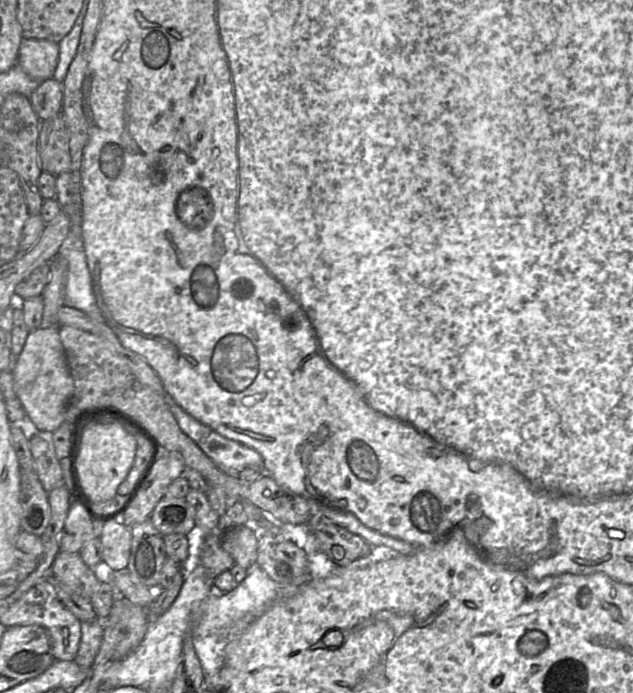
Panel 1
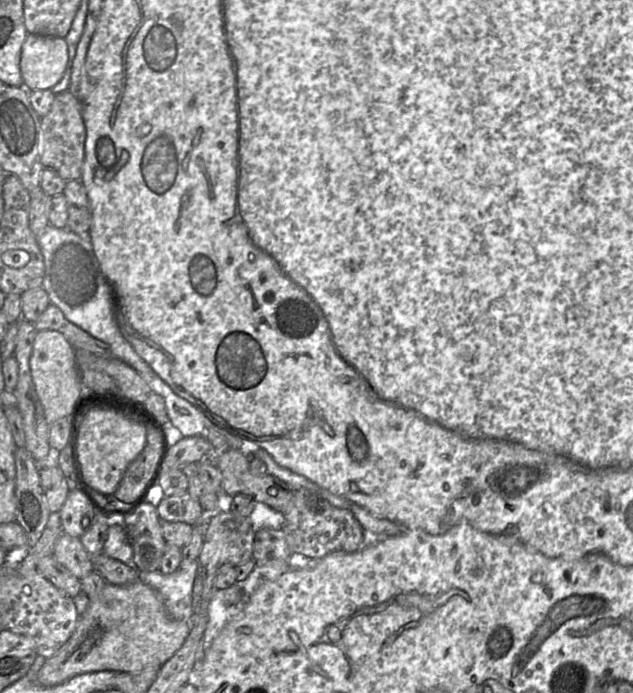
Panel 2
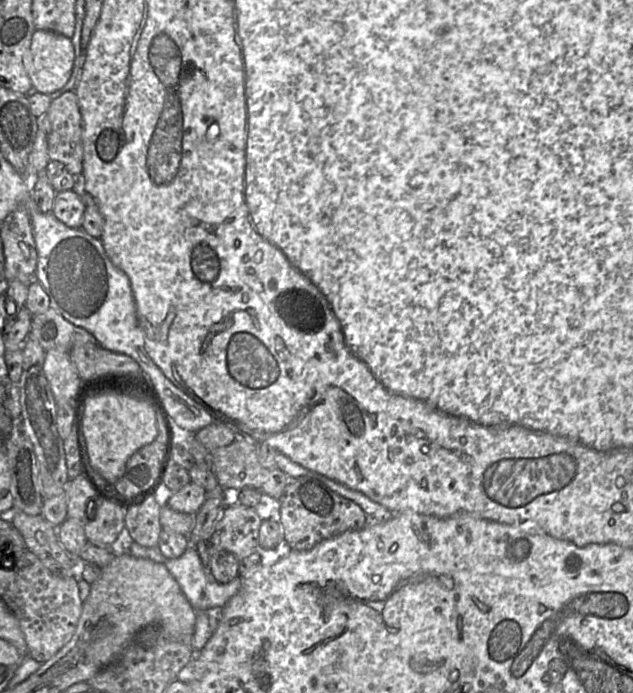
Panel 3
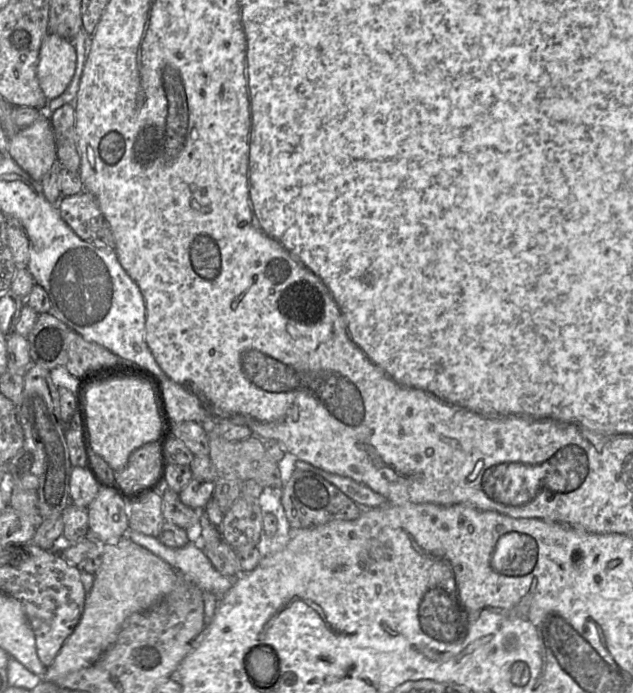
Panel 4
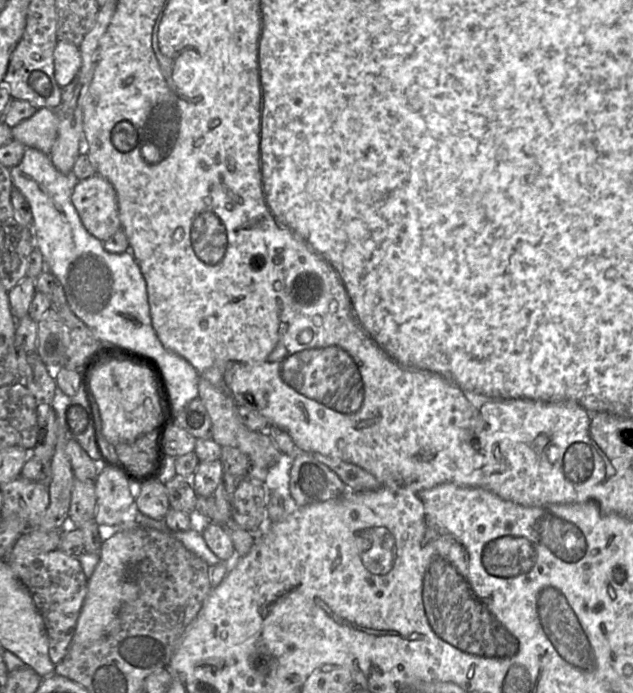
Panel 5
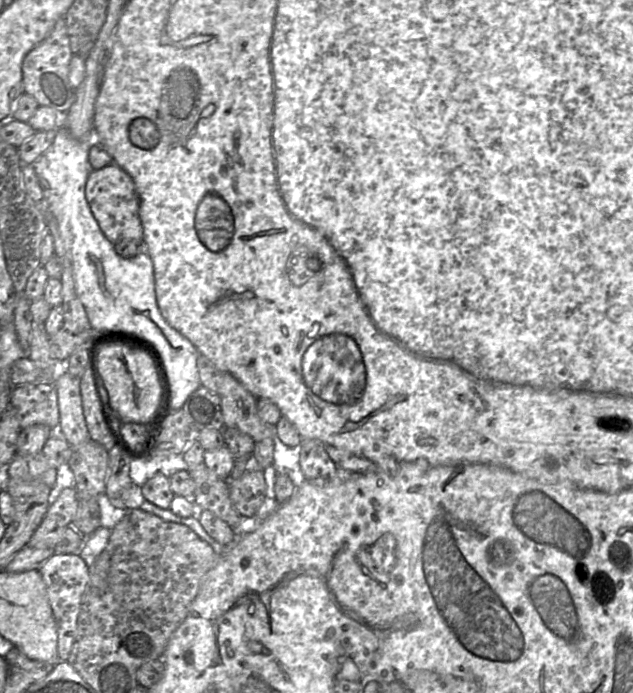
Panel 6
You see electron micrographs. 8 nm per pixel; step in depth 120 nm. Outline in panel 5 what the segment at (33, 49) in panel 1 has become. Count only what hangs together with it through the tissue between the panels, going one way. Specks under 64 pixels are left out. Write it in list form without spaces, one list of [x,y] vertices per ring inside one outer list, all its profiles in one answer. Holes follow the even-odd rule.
[[[58,41],[54,50],[54,76],[58,85],[63,88],[77,79],[81,66],[79,47]]]

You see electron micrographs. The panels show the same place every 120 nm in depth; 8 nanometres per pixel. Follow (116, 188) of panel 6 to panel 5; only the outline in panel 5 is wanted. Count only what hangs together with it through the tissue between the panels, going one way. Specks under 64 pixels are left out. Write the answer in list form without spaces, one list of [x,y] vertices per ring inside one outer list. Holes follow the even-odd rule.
[[[101,175],[78,181],[72,203],[86,230],[102,242],[122,228],[116,191]]]

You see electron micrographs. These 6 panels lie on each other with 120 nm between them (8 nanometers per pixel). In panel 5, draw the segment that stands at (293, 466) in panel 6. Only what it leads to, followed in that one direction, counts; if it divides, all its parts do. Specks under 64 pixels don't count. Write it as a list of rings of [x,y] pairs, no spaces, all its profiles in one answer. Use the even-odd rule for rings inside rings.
[[[281,453],[278,462],[269,468],[264,481],[265,487],[269,493],[269,499],[272,493],[278,493],[282,498],[285,518],[297,508],[289,492],[290,470],[294,459],[295,454]]]

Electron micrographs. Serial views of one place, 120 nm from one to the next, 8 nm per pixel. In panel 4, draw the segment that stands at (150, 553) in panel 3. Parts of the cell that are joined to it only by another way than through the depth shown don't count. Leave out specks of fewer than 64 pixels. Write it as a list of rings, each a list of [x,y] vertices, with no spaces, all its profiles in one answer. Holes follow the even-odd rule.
[[[129,530],[127,536],[166,561],[202,591],[212,592],[220,598],[236,583],[237,576],[222,575],[215,569],[199,544],[188,542],[184,547],[170,548],[157,537],[134,530]]]

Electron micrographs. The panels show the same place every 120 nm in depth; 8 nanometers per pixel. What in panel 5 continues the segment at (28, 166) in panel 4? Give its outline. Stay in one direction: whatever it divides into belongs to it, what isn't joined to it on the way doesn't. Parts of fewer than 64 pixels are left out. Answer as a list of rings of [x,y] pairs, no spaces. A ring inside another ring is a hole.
[[[40,108],[29,119],[12,128],[12,137],[26,148],[35,148],[50,155],[57,139],[58,127],[56,110]]]

